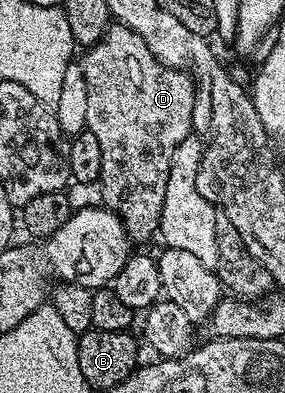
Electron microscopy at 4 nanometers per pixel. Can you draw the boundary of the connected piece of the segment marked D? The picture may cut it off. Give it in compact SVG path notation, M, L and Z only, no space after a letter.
M118 21L112 22L101 41L86 48L82 54L85 89L89 89L86 130L91 131L101 145L101 173L98 181L98 186L103 187L101 203L123 223L128 239L136 244L143 243L151 234L155 235L159 231L174 150L193 135L191 122L195 80L186 70L159 62L149 45L145 45L145 41L141 41L133 29Z

